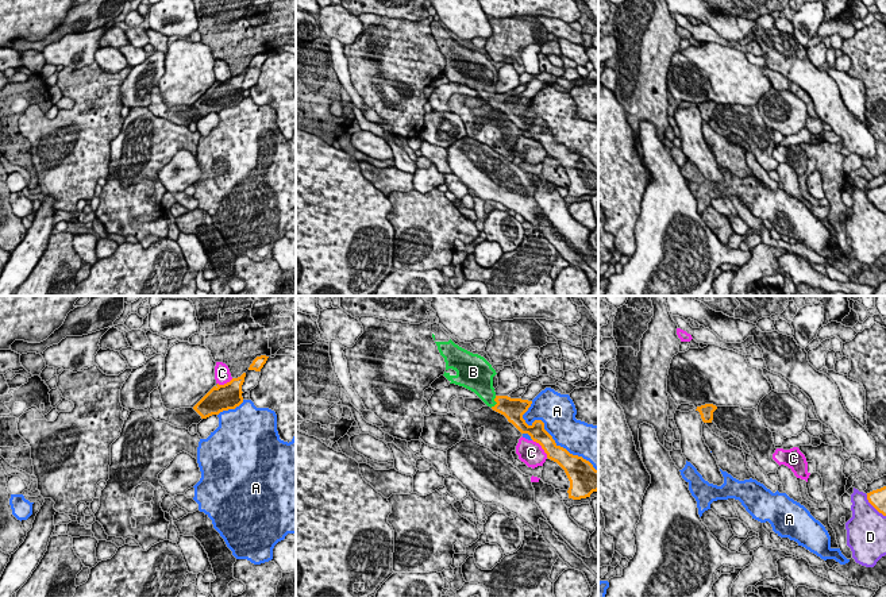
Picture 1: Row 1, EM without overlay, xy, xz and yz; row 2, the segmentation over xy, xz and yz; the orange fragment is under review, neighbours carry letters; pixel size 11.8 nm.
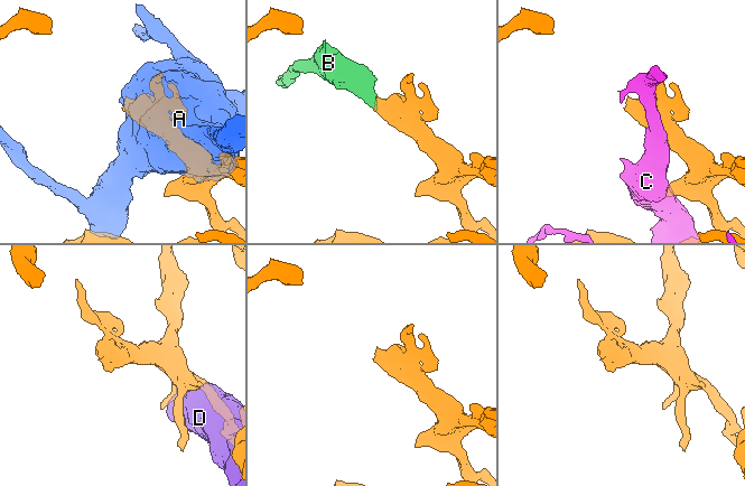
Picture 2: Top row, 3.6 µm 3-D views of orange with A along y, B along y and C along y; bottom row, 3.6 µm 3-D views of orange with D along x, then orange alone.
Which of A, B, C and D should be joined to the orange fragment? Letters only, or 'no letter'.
B

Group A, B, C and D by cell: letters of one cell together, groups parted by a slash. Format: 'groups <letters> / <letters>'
groups A / B / C / D

